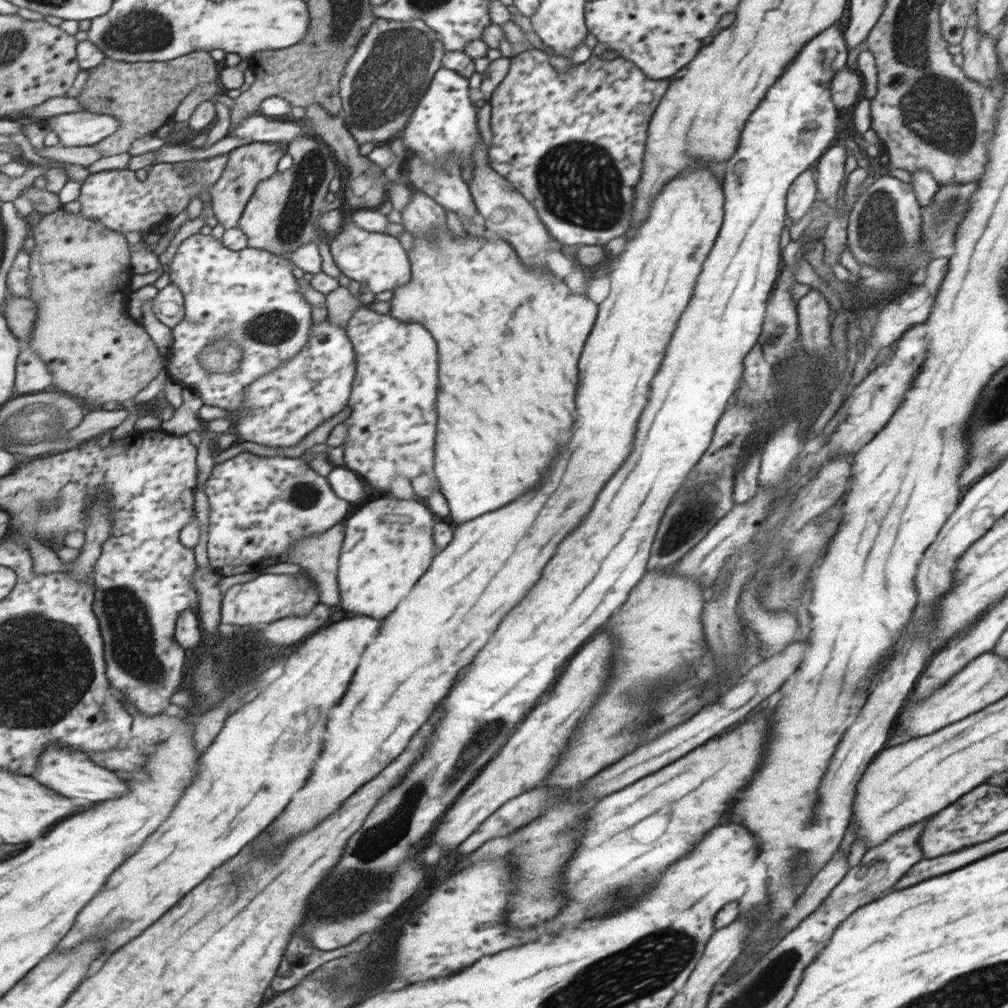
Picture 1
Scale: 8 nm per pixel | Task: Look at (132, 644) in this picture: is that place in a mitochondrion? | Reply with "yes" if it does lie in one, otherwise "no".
yes

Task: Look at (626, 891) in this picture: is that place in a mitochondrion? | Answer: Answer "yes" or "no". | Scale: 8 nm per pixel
yes

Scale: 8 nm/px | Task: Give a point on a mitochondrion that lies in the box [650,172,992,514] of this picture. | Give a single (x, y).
(879, 236)

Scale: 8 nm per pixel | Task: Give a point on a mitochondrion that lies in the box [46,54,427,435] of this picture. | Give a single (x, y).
(294, 216)

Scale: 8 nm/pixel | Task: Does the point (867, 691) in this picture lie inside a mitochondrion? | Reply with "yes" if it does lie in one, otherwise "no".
no

